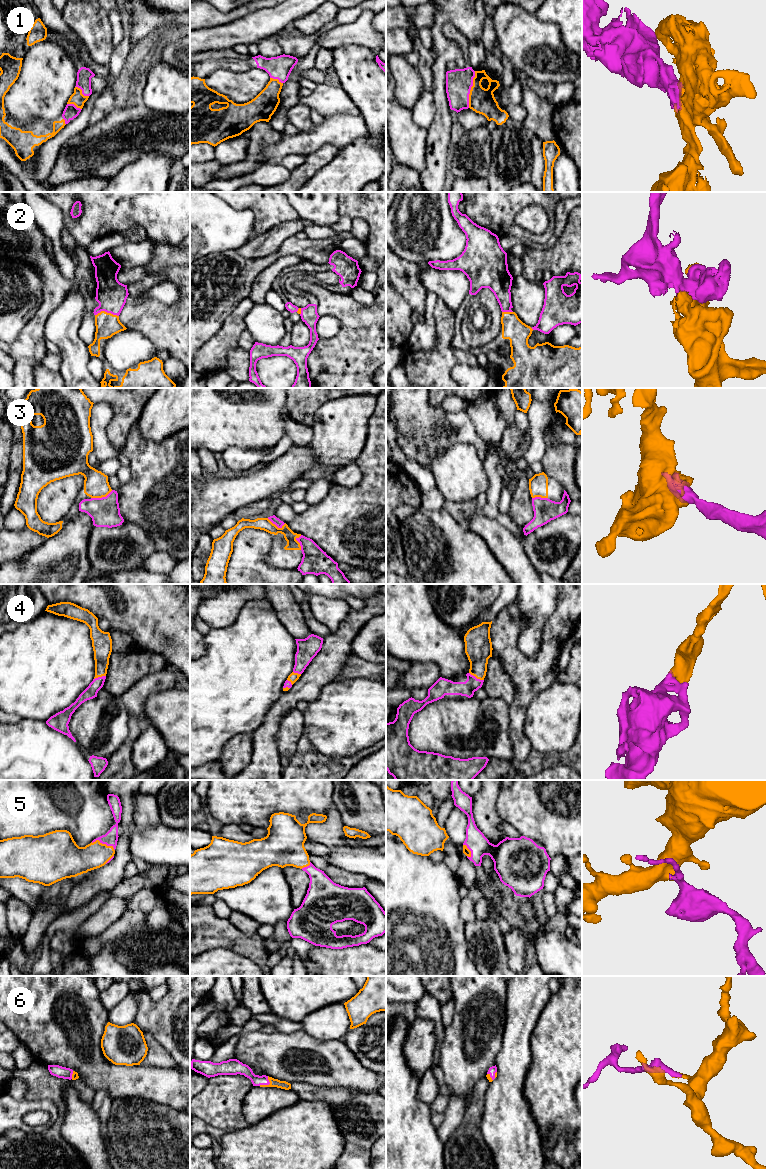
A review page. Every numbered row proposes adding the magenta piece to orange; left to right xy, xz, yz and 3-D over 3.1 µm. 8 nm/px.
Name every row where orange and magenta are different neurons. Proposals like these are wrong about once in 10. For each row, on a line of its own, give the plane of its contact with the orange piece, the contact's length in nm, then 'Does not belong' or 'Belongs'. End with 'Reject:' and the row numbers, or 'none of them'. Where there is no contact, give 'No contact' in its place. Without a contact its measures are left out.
1: Touches orange in yz. Shared border 300 nm. Belongs
2: Touches orange in xy. Shared border 190 nm. Belongs
3: Touches orange in xy. Shared border 190 nm. Does not belong
4: Touches orange in yz. Shared border 140 nm. Belongs
5: Touches orange in xy. Shared border 200 nm. Belongs
6: Touches orange in xz. Shared border 110 nm. Belongs
Reject: 3

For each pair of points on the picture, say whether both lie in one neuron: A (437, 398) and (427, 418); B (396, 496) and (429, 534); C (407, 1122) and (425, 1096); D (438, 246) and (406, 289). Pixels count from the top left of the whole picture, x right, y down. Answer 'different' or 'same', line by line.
A: different
B: different
C: different
D: different

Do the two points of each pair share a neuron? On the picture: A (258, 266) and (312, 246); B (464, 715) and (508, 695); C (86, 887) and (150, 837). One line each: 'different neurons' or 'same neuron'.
A: same neuron
B: different neurons
C: different neurons

